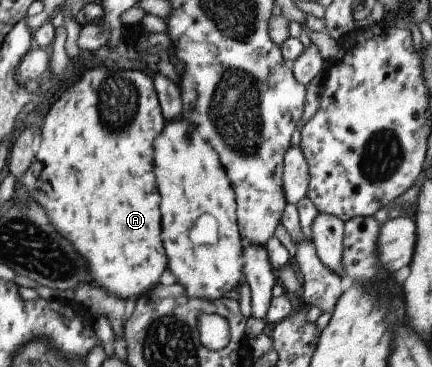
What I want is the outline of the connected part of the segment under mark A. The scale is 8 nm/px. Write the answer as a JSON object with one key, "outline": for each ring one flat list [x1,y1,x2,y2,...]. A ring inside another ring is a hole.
{"outline":[[108,61,103,66,88,69,69,89,64,91,62,95,51,105,47,115,43,119,41,127,41,145,35,154,32,164,21,177,21,183,26,191,31,193,33,199,37,199,37,203,41,203,41,207,45,207,45,213,49,215,49,223,53,223,53,227,57,229,59,235,63,235,65,239,69,239,75,247,75,251,87,261,87,269,89,275,93,279,93,283,97,283,101,289,105,289,107,293,113,293,121,299,131,299,131,297,141,297,145,295,149,289,153,289,163,271,167,269,167,257,161,245,161,215,159,215,159,195,155,195,155,173,153,173,153,143,165,123,162,107,159,107,158,95,153,89,154,79,147,75,145,70,141,69,119,69,119,65,113,65]]}

